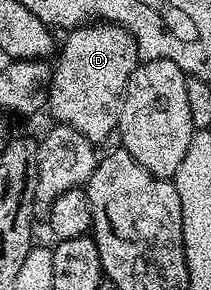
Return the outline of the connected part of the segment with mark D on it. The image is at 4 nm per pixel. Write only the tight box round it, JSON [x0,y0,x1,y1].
[47,22,138,142]

